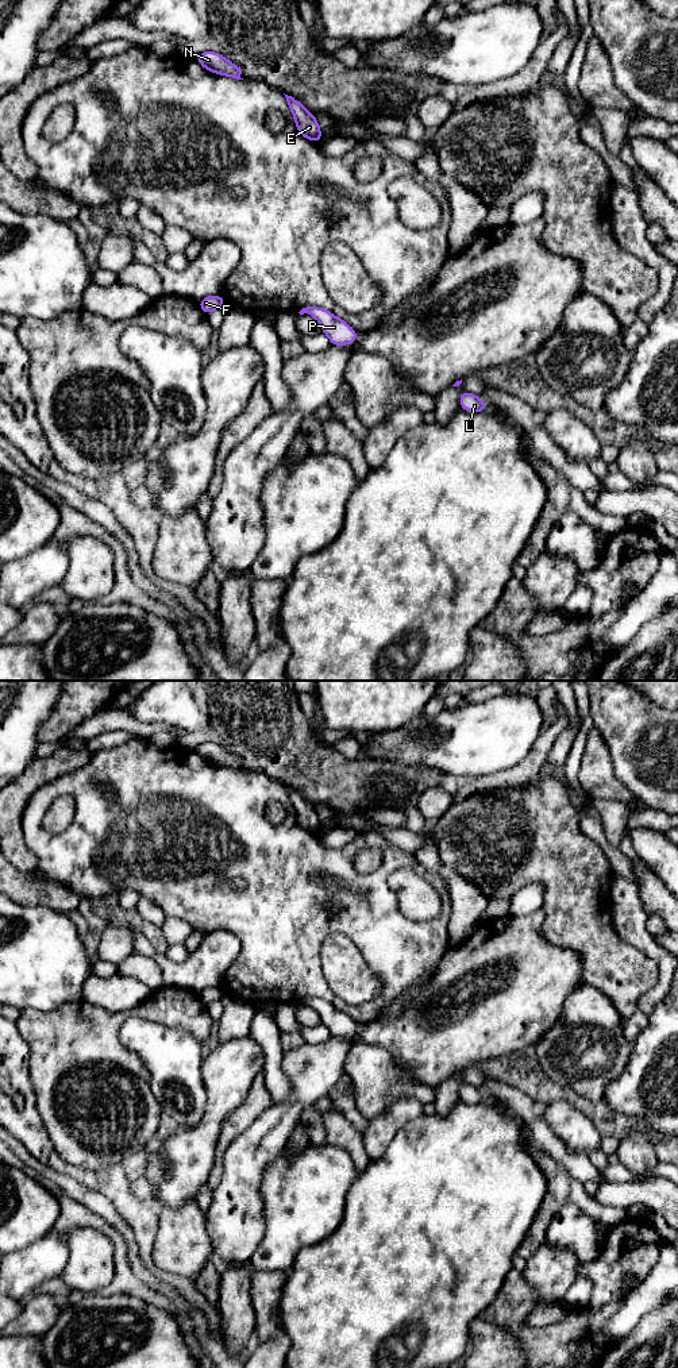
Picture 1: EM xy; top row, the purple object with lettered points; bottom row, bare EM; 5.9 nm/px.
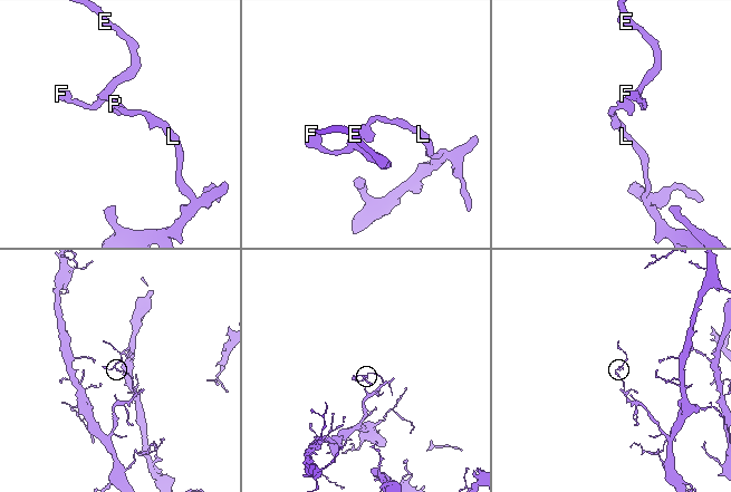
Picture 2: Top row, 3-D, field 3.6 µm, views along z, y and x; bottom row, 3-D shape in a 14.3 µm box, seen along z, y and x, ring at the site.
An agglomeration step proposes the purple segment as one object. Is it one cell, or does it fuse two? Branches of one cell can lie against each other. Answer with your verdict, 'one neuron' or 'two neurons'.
one neuron

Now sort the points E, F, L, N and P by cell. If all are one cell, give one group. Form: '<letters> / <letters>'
E F L N P

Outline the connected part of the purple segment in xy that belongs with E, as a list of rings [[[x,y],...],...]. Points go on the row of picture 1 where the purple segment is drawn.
[[[285,95],[285,97],[294,117],[298,134],[309,140],[320,143],[323,132],[320,131],[315,115],[307,111],[297,99],[288,95]]]

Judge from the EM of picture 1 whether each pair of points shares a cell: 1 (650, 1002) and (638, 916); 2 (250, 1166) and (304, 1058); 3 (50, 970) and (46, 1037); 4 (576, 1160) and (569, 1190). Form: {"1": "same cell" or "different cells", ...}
{"1": "same cell", "2": "same cell", "3": "different cells", "4": "different cells"}

